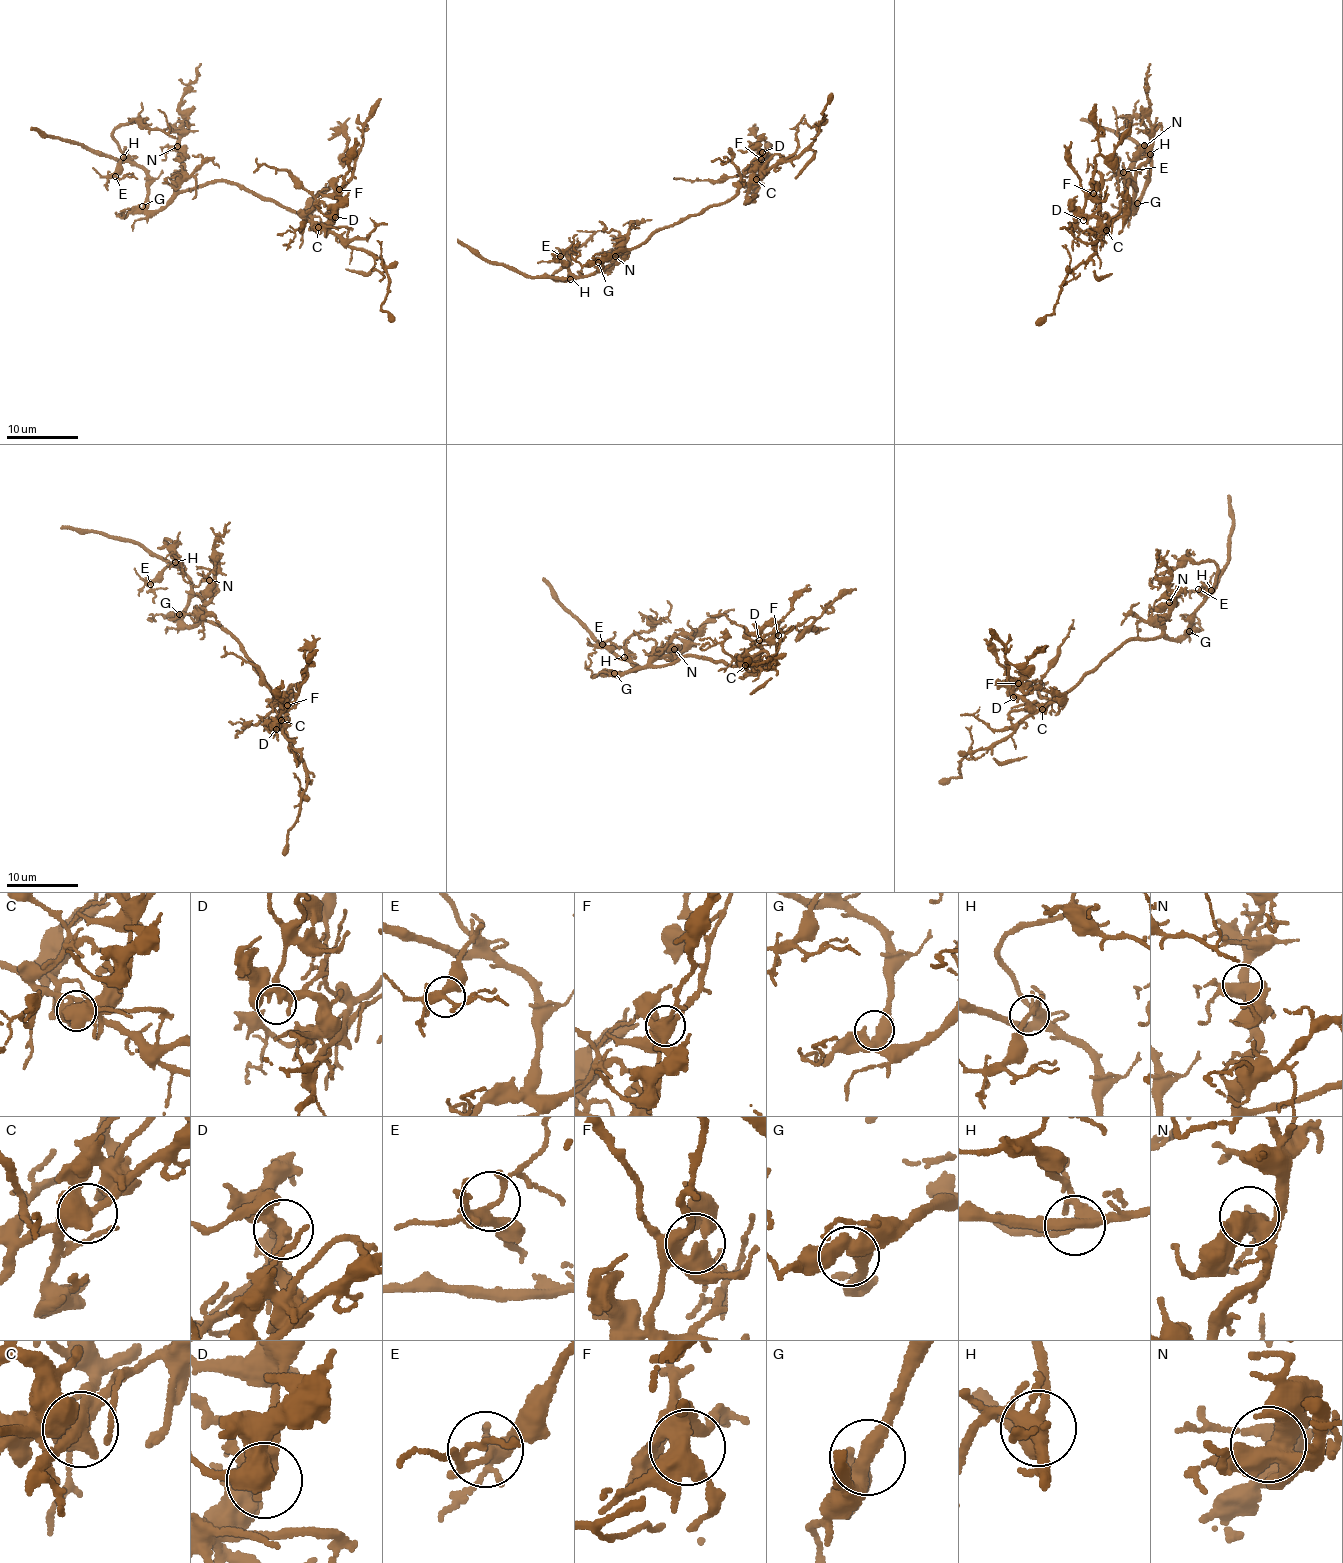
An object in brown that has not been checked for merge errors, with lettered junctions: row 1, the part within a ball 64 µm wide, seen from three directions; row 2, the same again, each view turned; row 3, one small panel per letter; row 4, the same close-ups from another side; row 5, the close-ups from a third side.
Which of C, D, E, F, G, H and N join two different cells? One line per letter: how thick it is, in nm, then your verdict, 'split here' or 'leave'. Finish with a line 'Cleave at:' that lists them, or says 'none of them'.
C: 440 nm thick; split here
D: 240 nm thick; leave
E: 240 nm thick; leave
F: 320 nm thick; leave
G: 360 nm thick; leave
H: 400 nm thick; leave
N: 500 nm thick; leave
Cleave at: C

